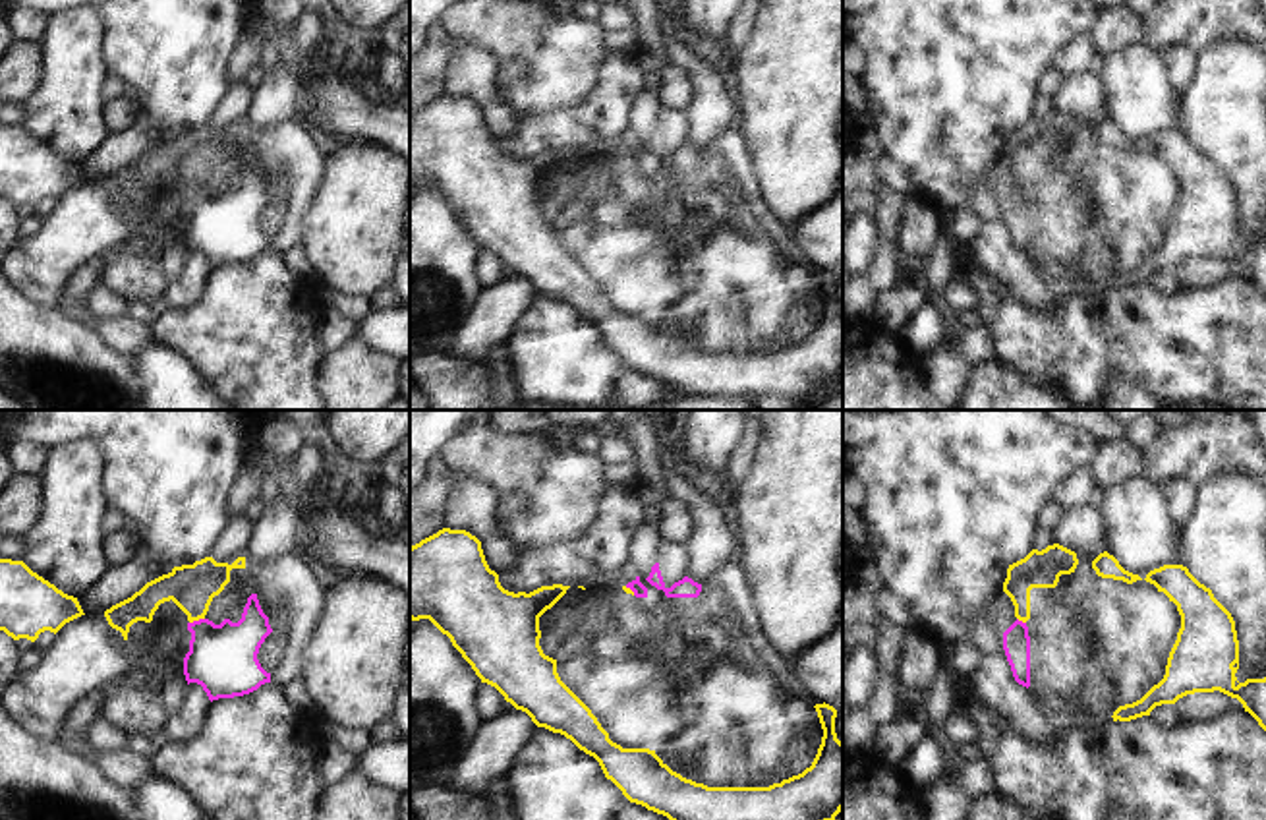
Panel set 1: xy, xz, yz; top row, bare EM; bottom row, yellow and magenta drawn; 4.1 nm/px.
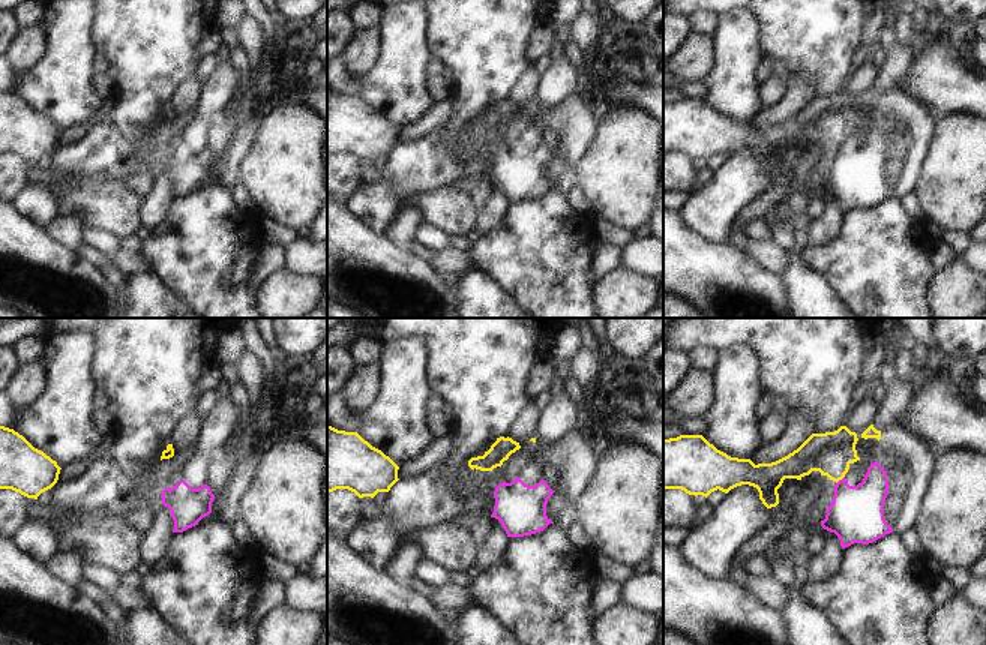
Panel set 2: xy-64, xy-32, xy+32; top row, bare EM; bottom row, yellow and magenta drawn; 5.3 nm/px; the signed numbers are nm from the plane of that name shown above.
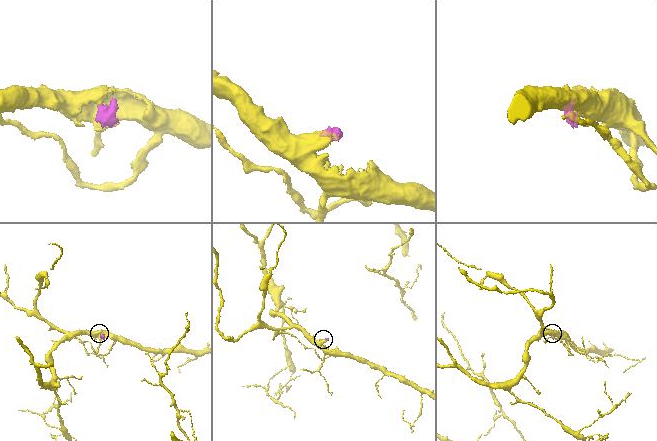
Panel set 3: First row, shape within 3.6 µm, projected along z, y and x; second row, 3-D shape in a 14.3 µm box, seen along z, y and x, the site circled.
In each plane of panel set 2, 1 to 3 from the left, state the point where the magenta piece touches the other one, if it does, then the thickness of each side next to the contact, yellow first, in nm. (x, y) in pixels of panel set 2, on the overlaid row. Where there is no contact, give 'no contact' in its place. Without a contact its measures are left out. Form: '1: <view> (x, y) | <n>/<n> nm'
1: no contact
2: no contact
3: xy+32 (839, 479) | 240/300 nm

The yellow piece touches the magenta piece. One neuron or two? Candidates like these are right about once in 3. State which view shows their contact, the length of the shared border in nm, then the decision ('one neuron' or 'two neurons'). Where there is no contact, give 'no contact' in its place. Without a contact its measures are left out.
xy | 70 nm | two neurons

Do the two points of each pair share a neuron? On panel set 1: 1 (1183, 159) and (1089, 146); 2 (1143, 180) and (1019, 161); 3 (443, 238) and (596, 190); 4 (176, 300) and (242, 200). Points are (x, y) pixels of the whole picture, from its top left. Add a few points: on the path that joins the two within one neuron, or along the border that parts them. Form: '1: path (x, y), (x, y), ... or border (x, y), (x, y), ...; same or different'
1: path (1160, 159), (1112, 159); same
2: path (1112, 180), (1098, 180), (1060, 161), (1050, 161); same
3: border (439, 196), (478, 242); different
4: path (194, 275), (198, 262), (223, 225); same

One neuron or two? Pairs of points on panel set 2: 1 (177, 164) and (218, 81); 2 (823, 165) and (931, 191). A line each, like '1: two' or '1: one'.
1: one
2: two

